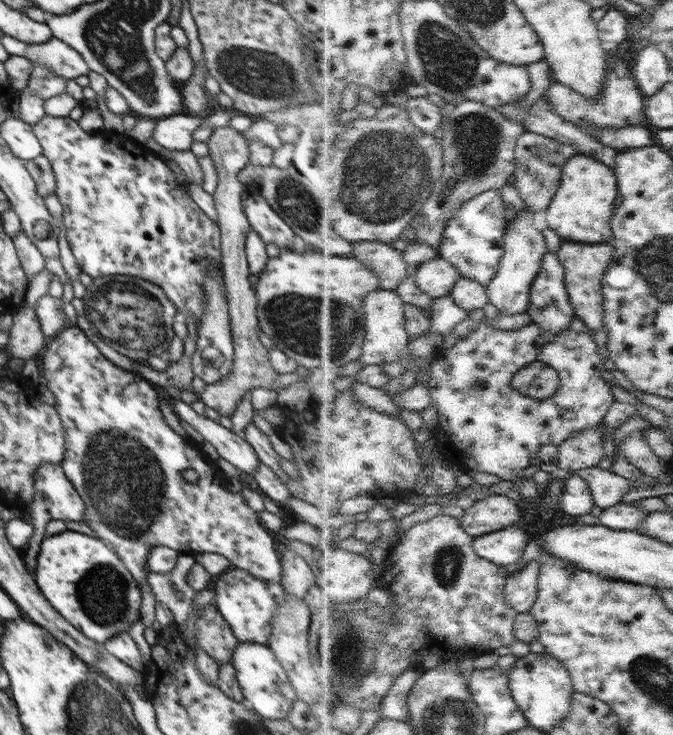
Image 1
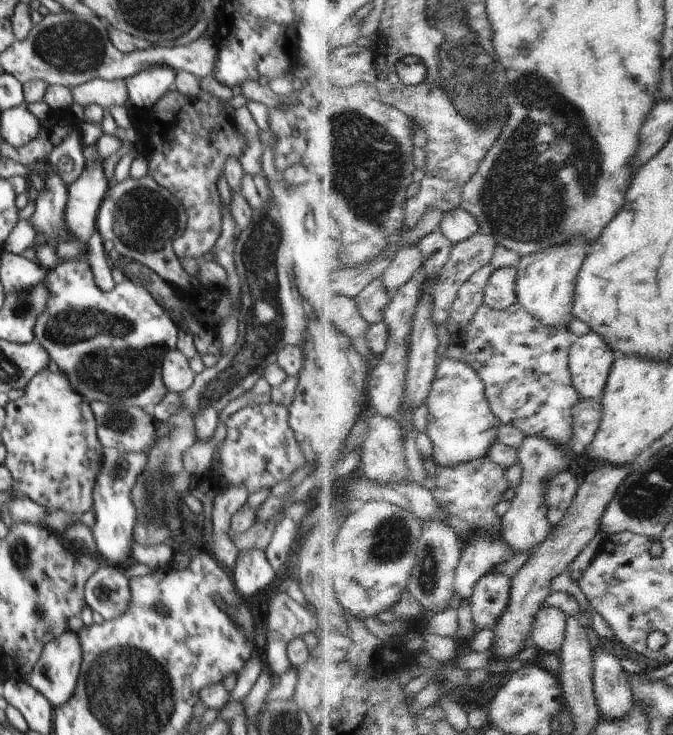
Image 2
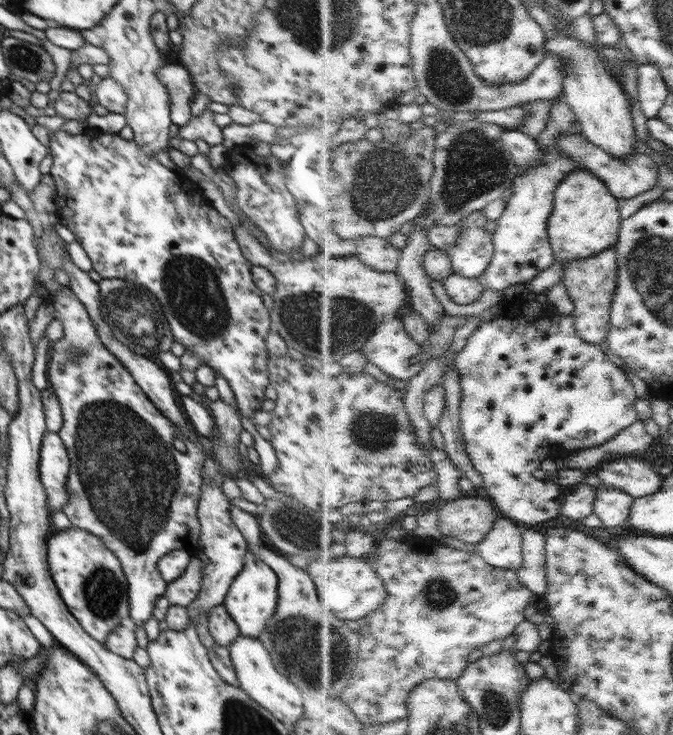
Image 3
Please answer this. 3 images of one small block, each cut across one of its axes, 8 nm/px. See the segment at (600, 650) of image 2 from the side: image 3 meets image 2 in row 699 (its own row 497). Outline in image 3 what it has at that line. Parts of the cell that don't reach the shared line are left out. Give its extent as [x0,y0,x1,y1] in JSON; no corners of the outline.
[596,486,635,528]

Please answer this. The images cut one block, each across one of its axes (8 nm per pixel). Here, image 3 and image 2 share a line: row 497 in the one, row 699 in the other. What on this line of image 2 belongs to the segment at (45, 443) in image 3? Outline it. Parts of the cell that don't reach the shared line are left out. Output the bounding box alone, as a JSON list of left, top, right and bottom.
[26,630,82,708]

